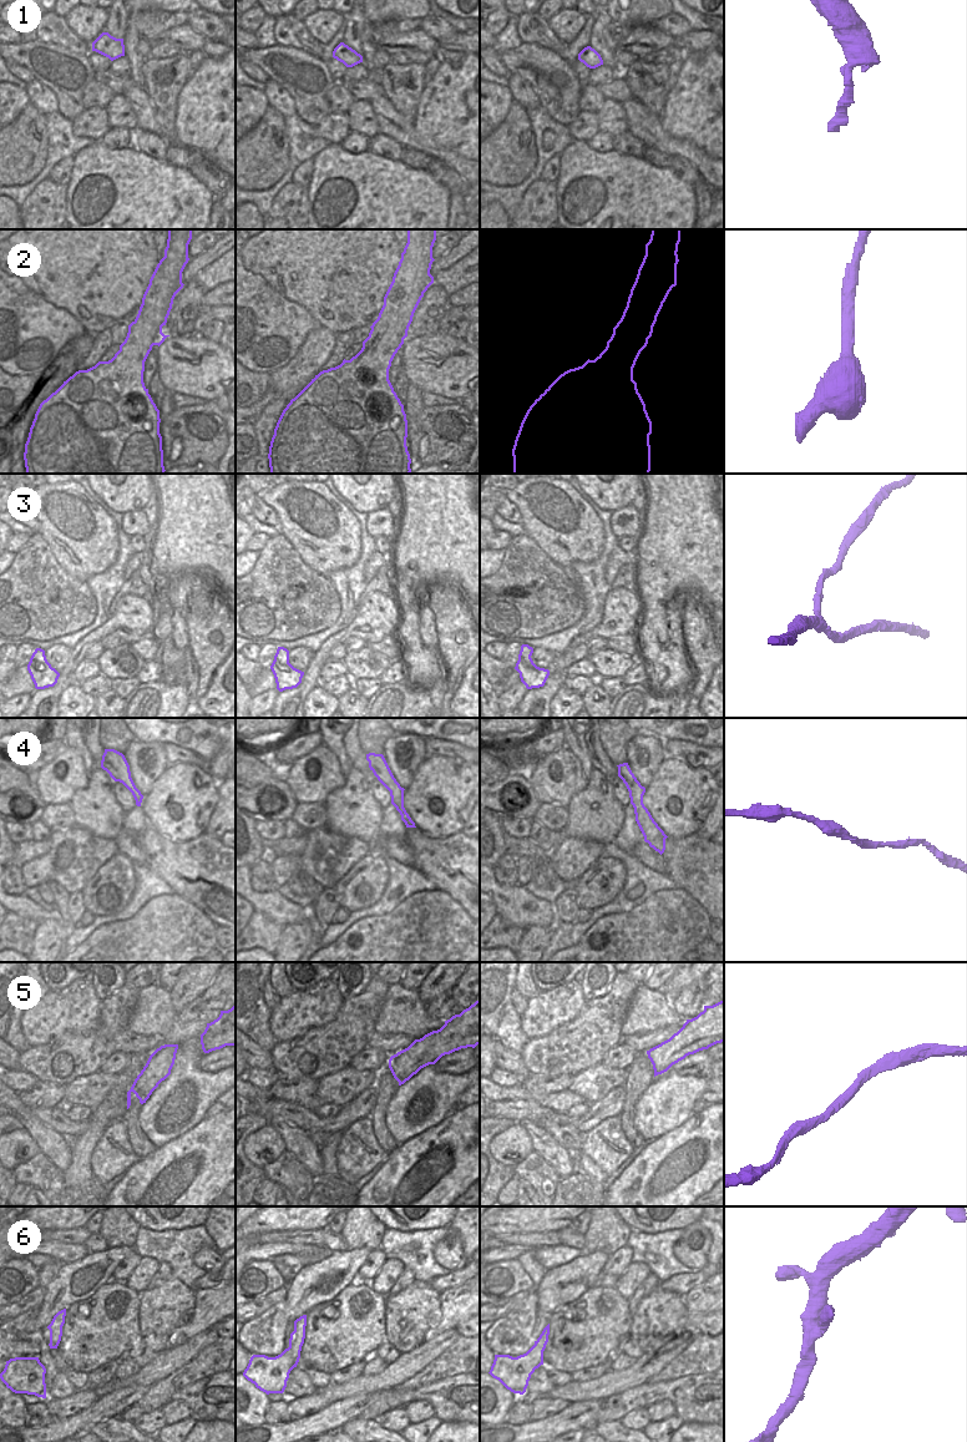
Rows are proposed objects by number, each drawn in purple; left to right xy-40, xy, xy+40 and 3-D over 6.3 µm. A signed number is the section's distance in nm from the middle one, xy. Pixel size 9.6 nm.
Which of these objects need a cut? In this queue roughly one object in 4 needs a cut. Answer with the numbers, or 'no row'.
no row

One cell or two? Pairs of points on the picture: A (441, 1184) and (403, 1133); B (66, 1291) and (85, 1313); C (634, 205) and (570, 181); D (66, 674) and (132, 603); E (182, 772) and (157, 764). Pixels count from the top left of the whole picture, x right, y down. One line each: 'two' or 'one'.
A: two
B: two
C: one
D: one
E: two

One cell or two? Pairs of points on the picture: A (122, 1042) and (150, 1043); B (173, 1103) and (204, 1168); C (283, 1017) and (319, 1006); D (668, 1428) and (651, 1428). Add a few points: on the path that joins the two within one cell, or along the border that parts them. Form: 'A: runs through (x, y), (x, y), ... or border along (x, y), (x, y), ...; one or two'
A: runs through (128, 1042), (143, 1043); one
B: border along (206, 1117), (162, 1145); two
C: runs through (292, 1016), (302, 1010), (310, 1008); one
D: runs through (664, 1428), (654, 1428); one

